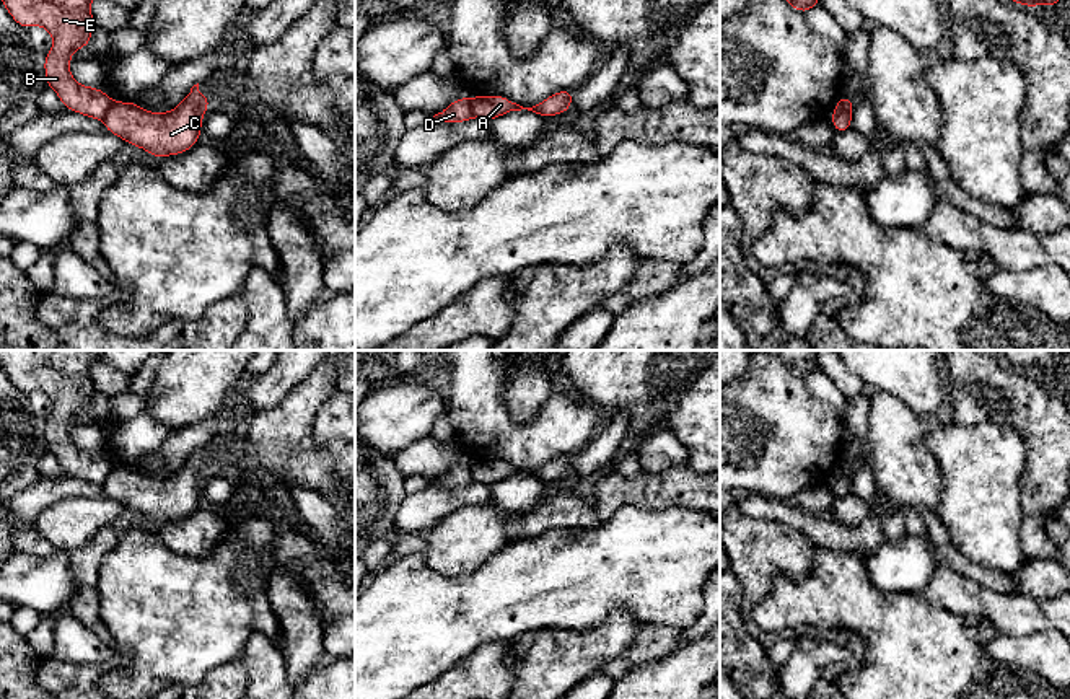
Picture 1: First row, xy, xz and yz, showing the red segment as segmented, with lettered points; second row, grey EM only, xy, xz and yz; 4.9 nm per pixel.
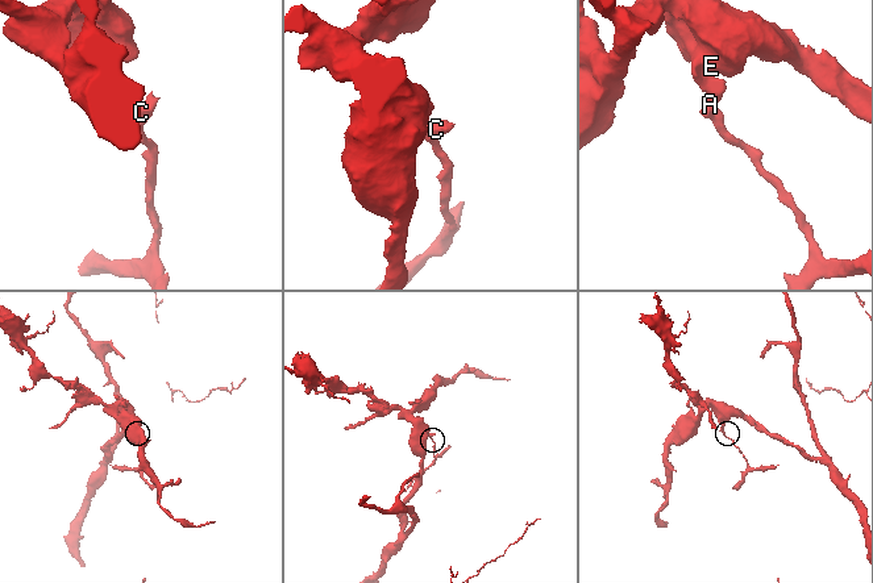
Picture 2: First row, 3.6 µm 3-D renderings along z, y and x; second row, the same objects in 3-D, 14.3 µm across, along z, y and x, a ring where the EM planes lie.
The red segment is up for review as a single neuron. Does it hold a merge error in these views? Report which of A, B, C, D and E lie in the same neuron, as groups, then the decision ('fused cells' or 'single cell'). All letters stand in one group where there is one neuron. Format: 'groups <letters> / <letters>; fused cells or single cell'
groups A C / B D E; fused cells

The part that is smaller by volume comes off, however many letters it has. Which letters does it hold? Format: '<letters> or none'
A, C

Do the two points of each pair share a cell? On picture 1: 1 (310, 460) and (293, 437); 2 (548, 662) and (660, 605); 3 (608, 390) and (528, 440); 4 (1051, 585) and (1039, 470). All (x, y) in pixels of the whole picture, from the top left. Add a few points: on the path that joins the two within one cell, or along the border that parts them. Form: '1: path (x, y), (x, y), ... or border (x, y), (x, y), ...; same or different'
1: path (305, 455), (293, 442); same
2: border (640, 624), (626, 608), (618, 606), (595, 628); different
3: border (564, 375), (569, 386), (587, 398), (605, 417); different
4: border (1052, 558), (1038, 558), (1026, 562); different

